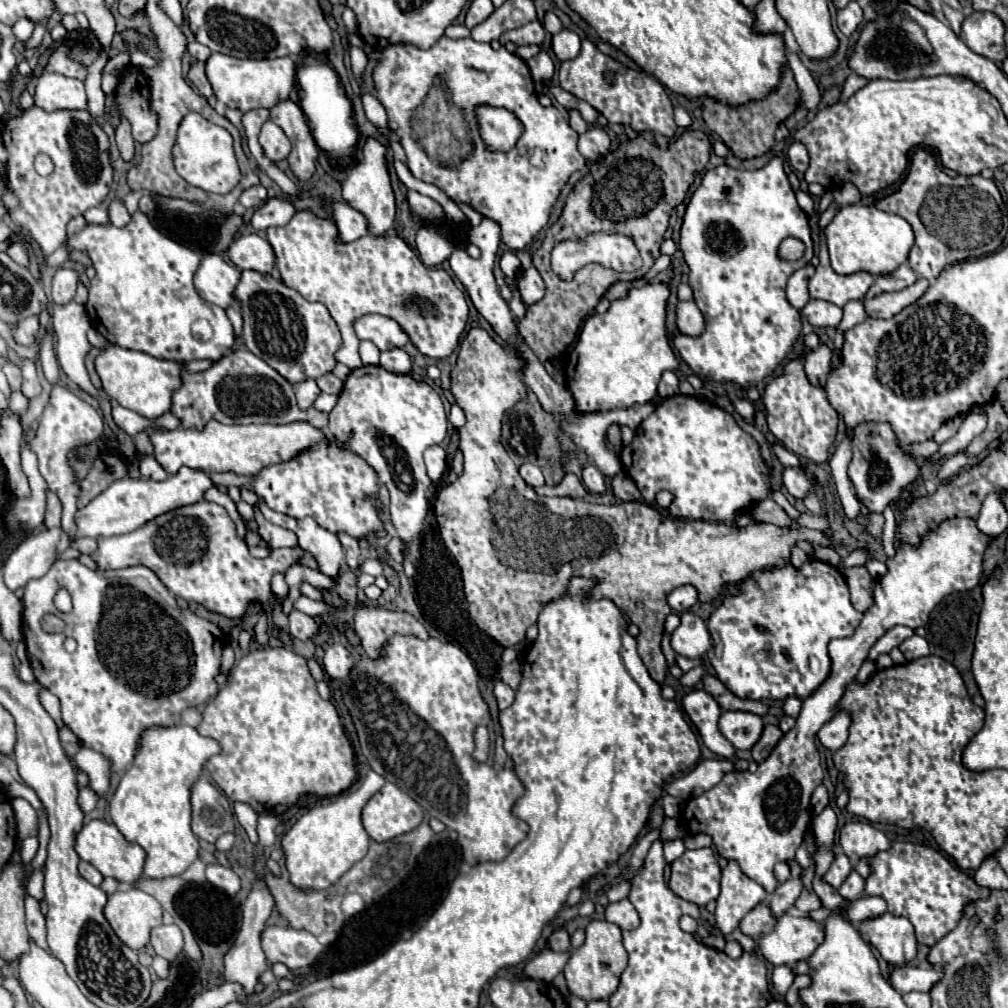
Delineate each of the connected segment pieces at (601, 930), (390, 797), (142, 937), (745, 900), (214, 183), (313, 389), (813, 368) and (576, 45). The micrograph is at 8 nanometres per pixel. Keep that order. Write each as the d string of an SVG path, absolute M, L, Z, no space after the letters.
M592 920L586 926L586 940L580 948L576 948L570 956L570 960L564 966L564 978L568 984L568 990L590 1002L590 1000L606 1000L610 998L616 988L620 986L620 974L624 972L628 964L628 954L622 946L622 932L616 924L610 924L606 920Z
M386 782L362 810L364 830L376 842L386 842L414 830L422 818L422 808L390 782Z
M138 888L118 890L108 898L104 916L126 946L140 950L150 942L150 930L162 924L162 906Z
M730 860L726 868L722 870L722 880L720 880L720 896L718 896L718 906L714 912L716 918L716 928L720 934L728 936L734 928L738 928L740 920L758 904L766 900L766 890L752 882L740 866Z
M190 112L184 116L178 128L178 138L176 138L172 152L174 152L178 174L192 186L198 186L202 190L216 192L216 194L226 194L240 180L238 162L236 162L234 148L232 148L232 136L224 128L208 122L196 112Z
M310 378L296 384L296 398L298 398L300 408L310 408L314 404L314 400L316 400L318 394L320 394L320 388Z
M820 344L818 350L812 350L804 360L804 372L812 386L824 386L826 376L832 370L832 350L826 344Z
M560 30L552 36L552 50L558 60L572 60L580 52L580 38L572 30Z

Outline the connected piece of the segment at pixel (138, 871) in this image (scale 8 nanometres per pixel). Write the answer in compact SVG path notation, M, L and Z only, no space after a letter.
M92 820L90 824L86 824L76 836L76 852L84 862L96 866L102 876L110 876L128 886L134 886L142 878L142 870L146 862L144 850L138 844L128 842L114 824L106 824L102 820Z

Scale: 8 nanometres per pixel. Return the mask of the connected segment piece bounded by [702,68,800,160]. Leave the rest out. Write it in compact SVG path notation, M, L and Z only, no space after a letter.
M786 68L780 86L766 100L750 102L750 104L742 106L742 108L746 108L746 114L730 114L730 110L726 106L704 108L704 104L702 104L702 116L704 116L706 126L720 136L720 140L730 148L730 152L736 158L746 160L746 158L762 156L764 152L768 152L774 146L774 132L776 132L778 124L784 122L798 108L798 100L800 100L798 86L792 78L792 70Z

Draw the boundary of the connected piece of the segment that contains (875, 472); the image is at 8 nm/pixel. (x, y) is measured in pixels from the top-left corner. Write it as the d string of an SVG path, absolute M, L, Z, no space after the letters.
M864 422L854 430L854 442L852 442L852 462L848 468L848 476L854 484L856 498L870 510L870 512L882 512L892 500L900 498L900 492L920 478L920 470L912 456L904 454L900 450L900 444L896 442L896 436L888 424L874 424Z

